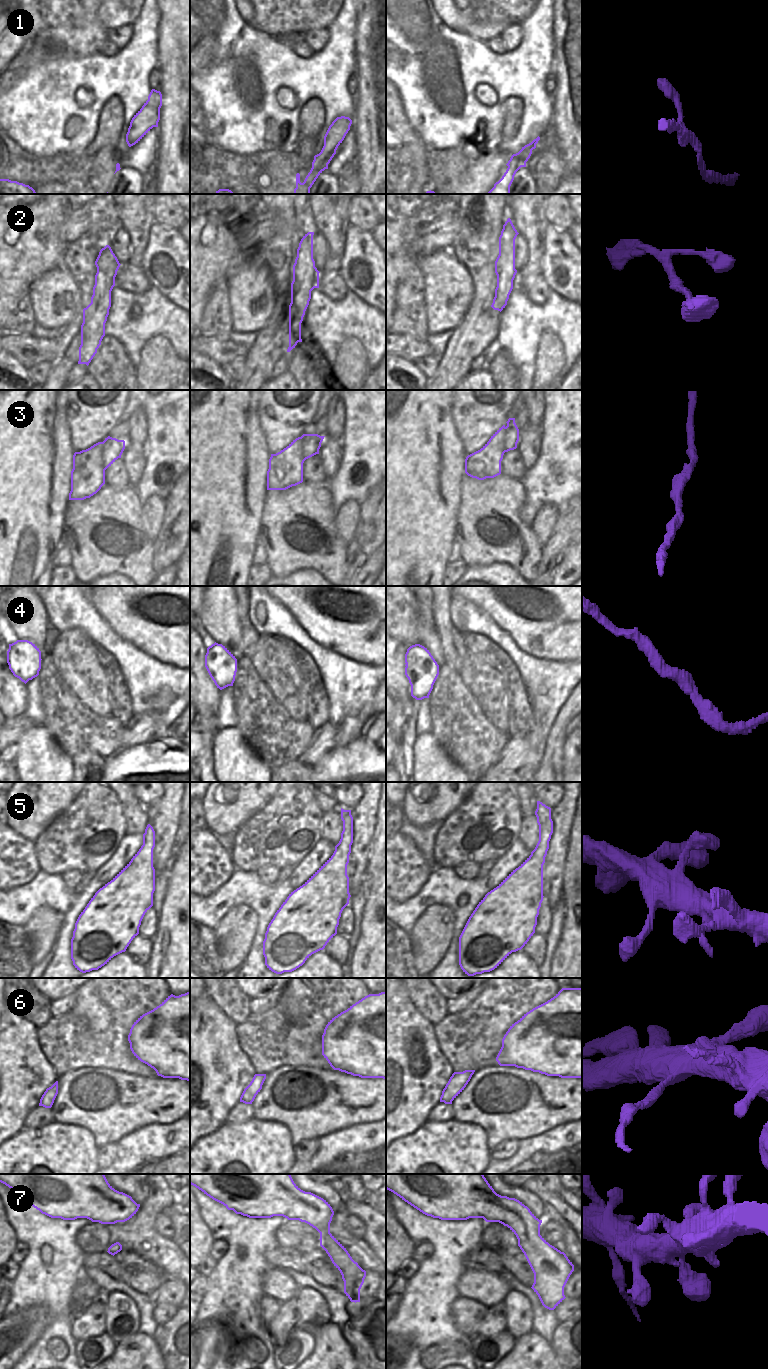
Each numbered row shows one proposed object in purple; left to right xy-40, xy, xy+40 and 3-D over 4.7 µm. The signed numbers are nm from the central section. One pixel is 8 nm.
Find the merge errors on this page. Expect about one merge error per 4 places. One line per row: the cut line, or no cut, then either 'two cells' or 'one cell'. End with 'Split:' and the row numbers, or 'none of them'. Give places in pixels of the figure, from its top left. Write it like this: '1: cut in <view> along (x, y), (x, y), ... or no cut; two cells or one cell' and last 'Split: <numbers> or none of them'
1: no cut; one cell
2: no cut; one cell
3: no cut; one cell
4: no cut; one cell
5: no cut; one cell
6: cut in xy along (248, 1085), (251, 1089), (250, 1103); two cells
7: no cut; one cell
Split: 6

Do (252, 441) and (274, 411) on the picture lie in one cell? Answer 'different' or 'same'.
different

